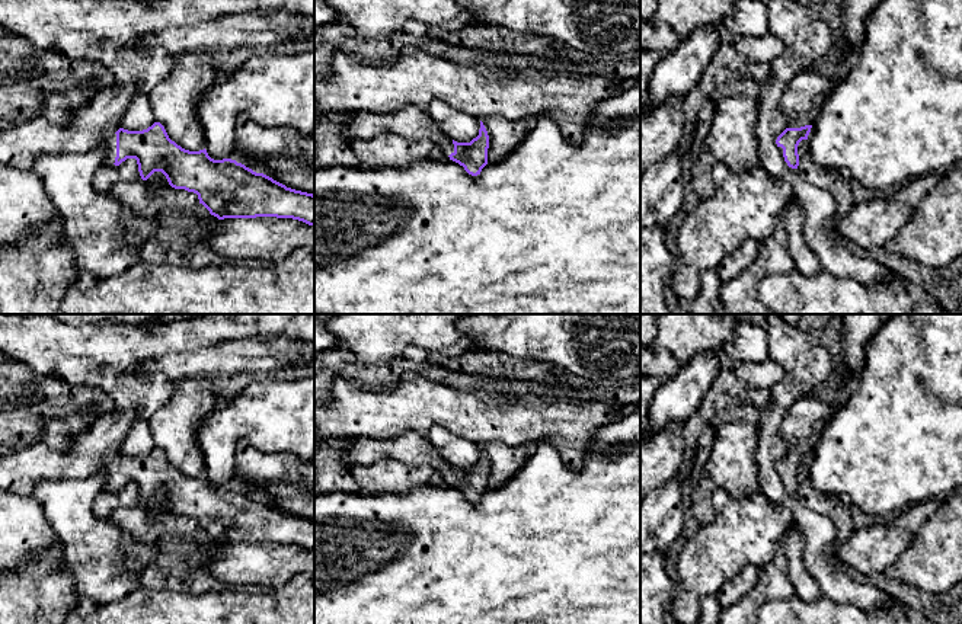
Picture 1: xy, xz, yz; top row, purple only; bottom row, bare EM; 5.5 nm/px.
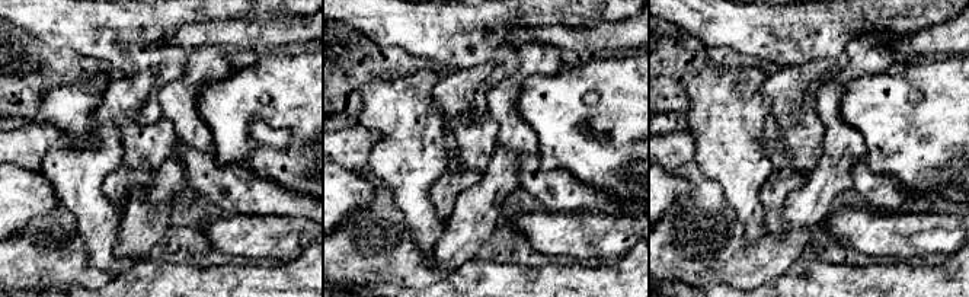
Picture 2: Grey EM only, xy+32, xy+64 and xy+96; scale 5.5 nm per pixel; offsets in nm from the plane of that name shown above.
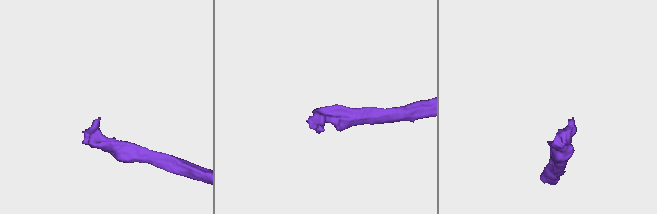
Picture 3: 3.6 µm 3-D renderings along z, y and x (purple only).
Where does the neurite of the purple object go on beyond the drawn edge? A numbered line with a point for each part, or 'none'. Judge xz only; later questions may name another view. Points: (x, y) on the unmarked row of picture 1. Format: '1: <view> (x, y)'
1: xz (411, 448)

